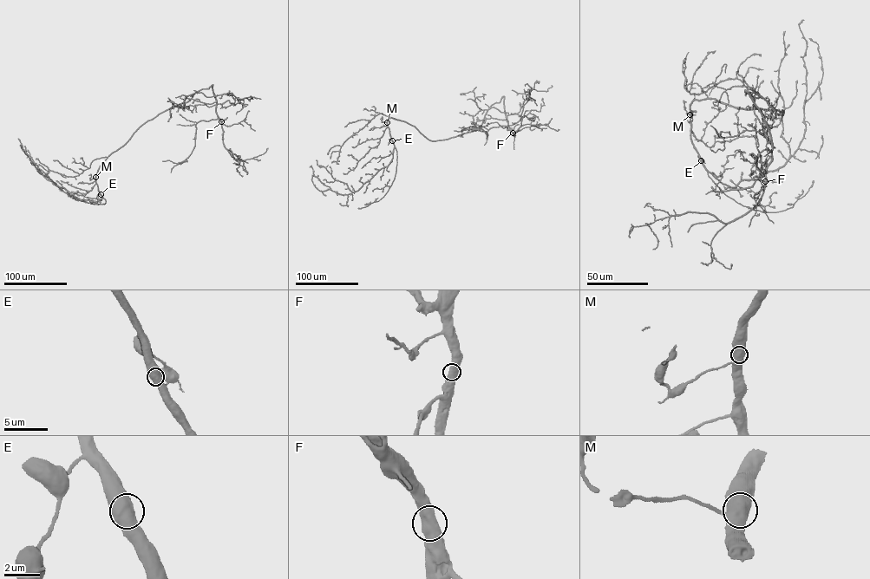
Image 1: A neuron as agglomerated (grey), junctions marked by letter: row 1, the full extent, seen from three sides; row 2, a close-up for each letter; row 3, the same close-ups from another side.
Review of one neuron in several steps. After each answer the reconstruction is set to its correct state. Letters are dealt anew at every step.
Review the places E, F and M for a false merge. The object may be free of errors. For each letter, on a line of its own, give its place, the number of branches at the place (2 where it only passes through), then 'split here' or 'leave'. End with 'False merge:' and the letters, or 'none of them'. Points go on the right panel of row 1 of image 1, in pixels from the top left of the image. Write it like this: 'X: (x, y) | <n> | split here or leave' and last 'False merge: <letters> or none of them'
E: (701, 160) | 2 | leave
F: (765, 181) | 2 | leave
M: (690, 114) | 2 | leave
False merge: none of them

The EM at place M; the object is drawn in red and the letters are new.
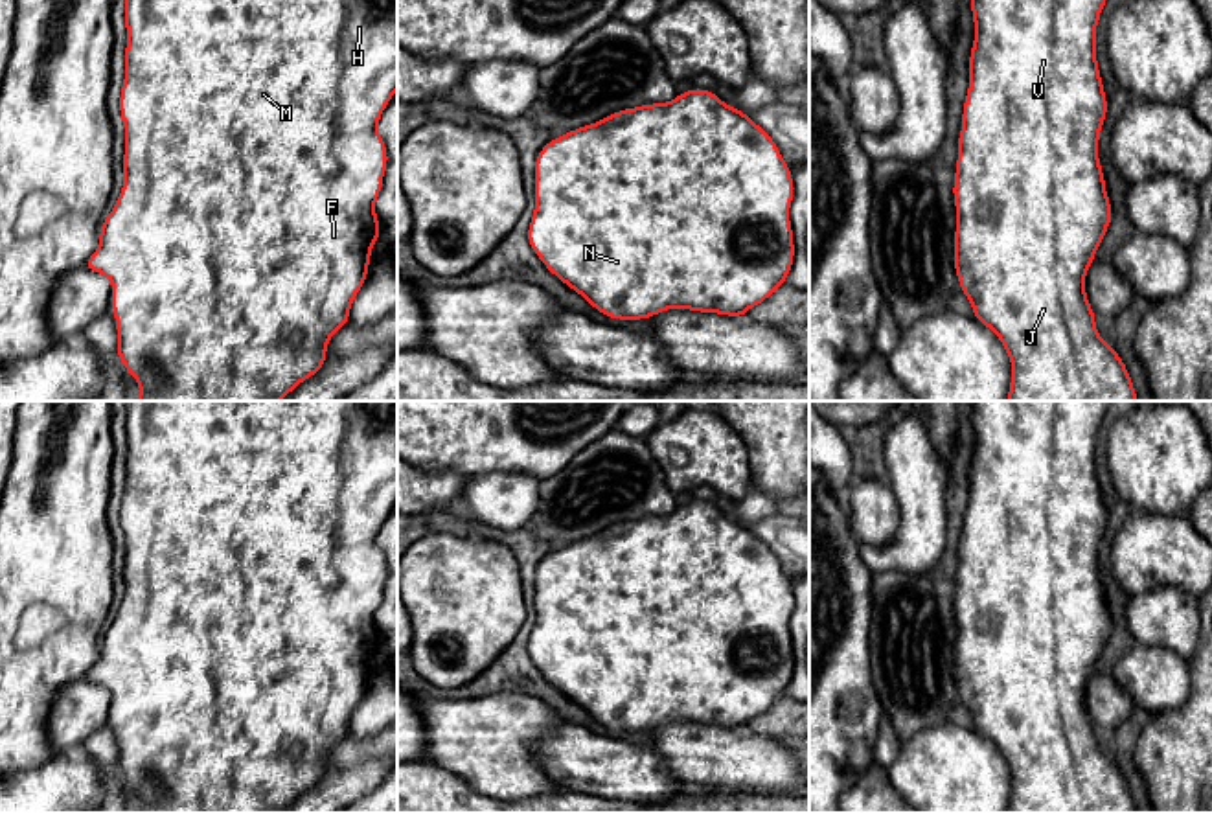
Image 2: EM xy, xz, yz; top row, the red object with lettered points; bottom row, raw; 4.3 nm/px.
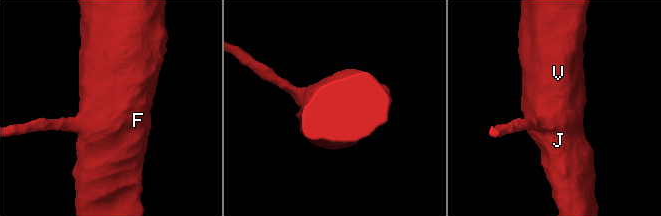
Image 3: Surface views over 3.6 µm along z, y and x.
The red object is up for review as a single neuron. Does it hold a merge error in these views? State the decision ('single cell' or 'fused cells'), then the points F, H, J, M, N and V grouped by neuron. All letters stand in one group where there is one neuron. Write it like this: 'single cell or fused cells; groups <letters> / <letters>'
single cell; groups F H J M N V

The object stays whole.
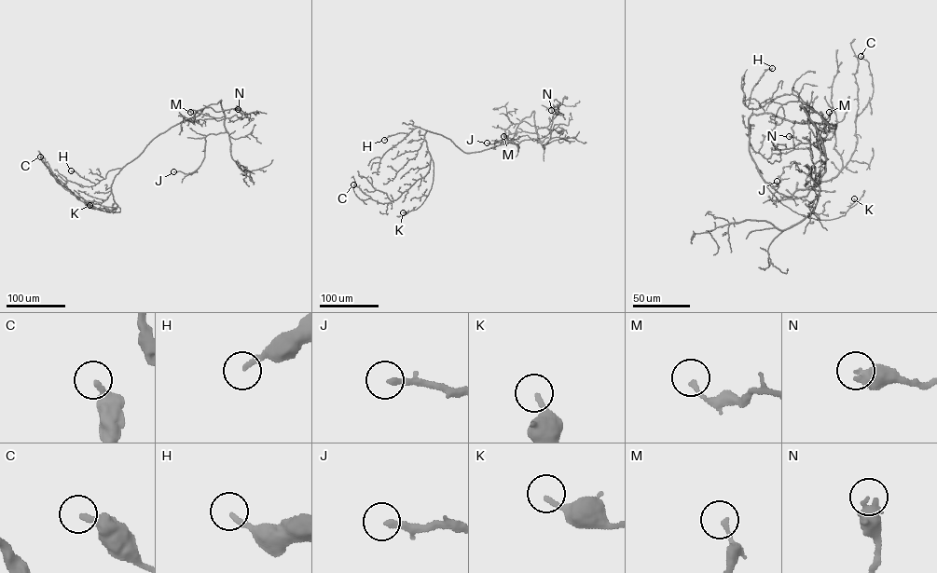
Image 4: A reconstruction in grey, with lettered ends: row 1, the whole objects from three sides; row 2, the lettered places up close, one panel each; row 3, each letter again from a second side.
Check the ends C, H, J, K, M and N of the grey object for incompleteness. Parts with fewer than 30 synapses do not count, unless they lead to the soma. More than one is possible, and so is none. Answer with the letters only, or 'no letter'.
no letter

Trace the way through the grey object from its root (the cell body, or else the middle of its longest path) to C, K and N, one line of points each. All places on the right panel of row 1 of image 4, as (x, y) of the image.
C: (801, 123), (749, 119), (758, 171), (787, 196), (835, 176), (852, 156), (873, 90), (861, 56)
K: (801, 123), (768, 112), (750, 117), (749, 152), (765, 184), (782, 204), (816, 219), (844, 215), (854, 198)
N: (801, 123), (835, 126), (832, 128), (813, 111), (808, 127), (818, 144), (789, 136)

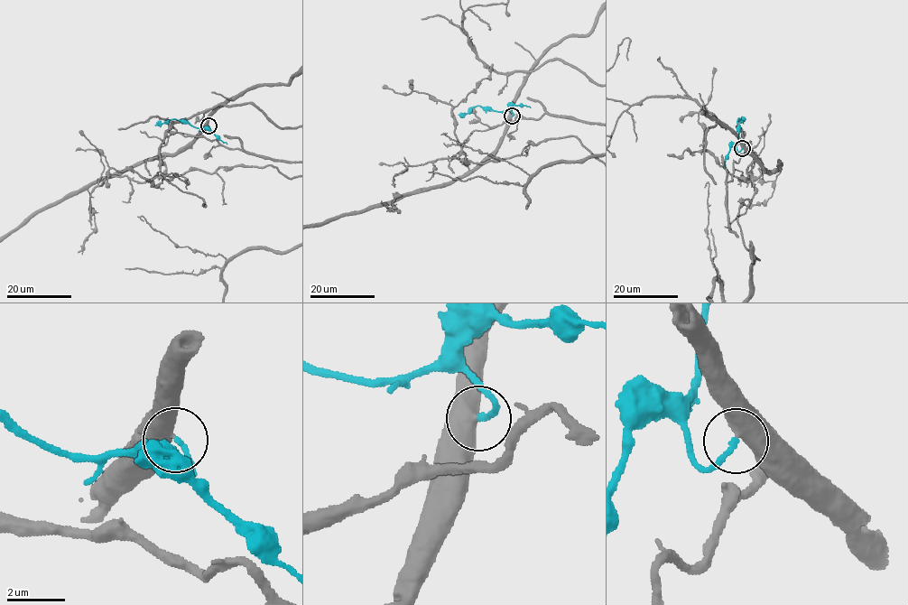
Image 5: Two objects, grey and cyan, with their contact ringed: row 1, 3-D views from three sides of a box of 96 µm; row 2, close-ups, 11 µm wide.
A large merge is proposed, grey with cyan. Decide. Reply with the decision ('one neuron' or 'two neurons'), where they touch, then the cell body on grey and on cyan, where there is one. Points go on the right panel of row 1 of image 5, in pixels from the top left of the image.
one neuron | (742, 148) | grey none | cyan none

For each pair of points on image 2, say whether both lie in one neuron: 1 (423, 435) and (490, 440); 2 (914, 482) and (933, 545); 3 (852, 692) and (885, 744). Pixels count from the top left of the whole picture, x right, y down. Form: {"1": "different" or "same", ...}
{"1": "same", "2": "same", "3": "different"}

